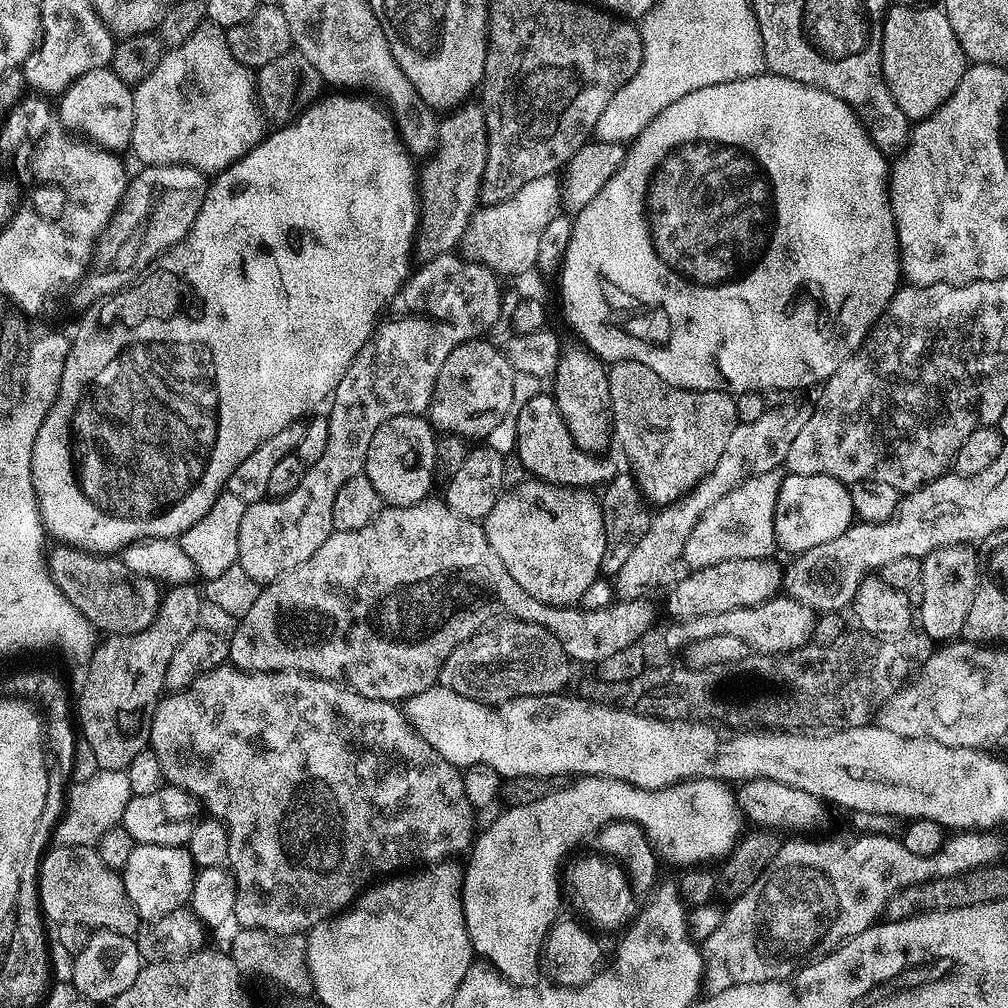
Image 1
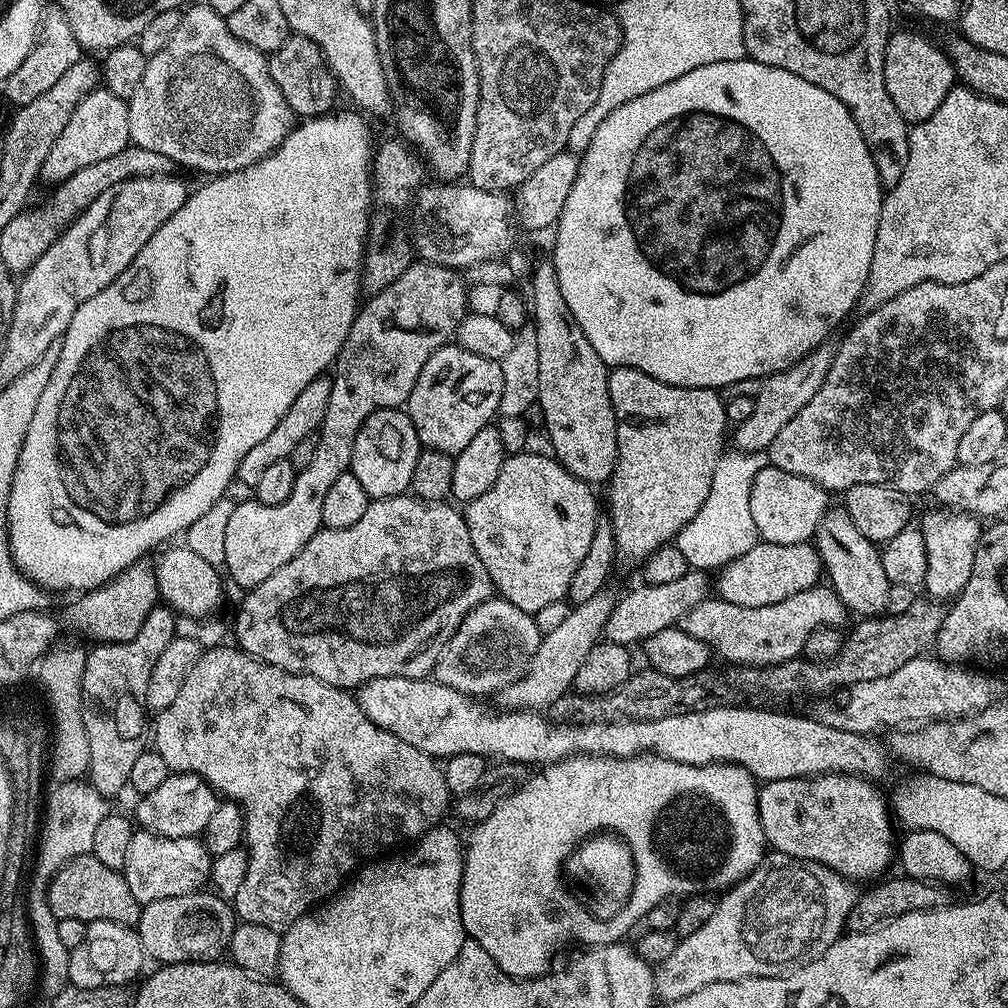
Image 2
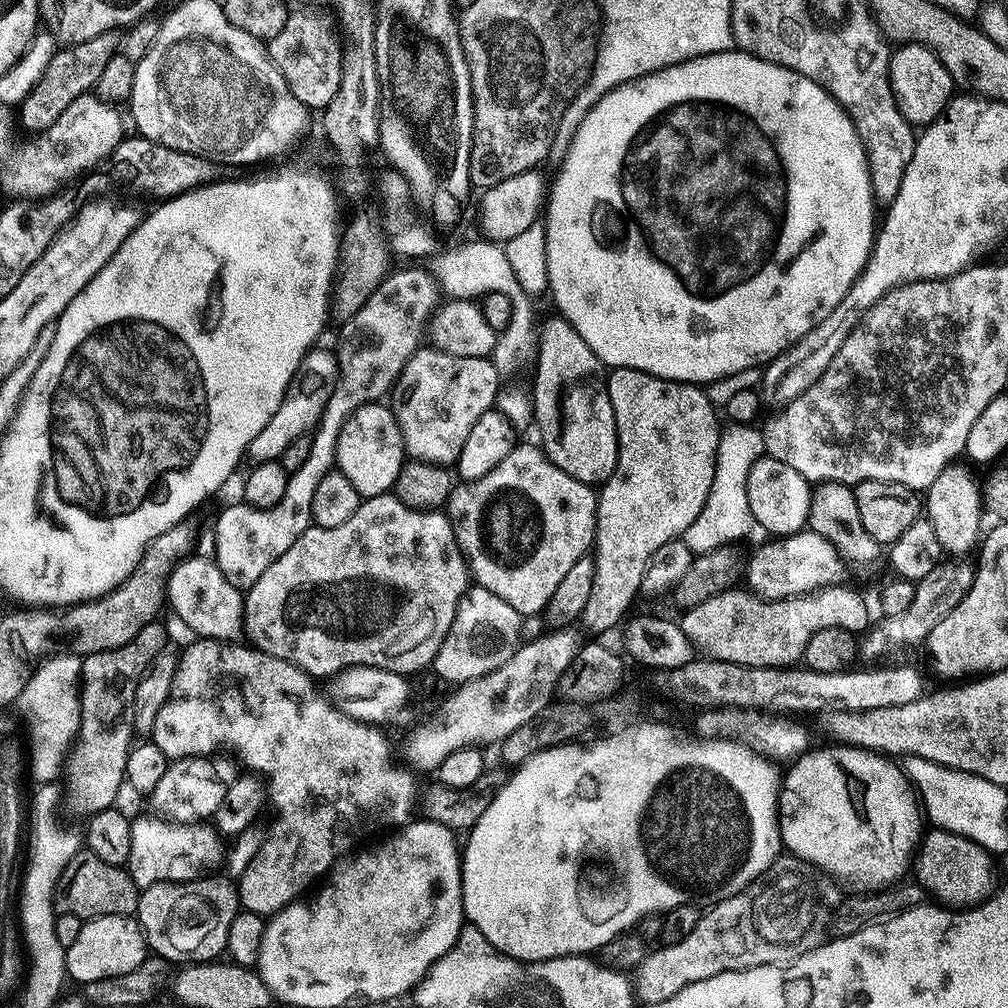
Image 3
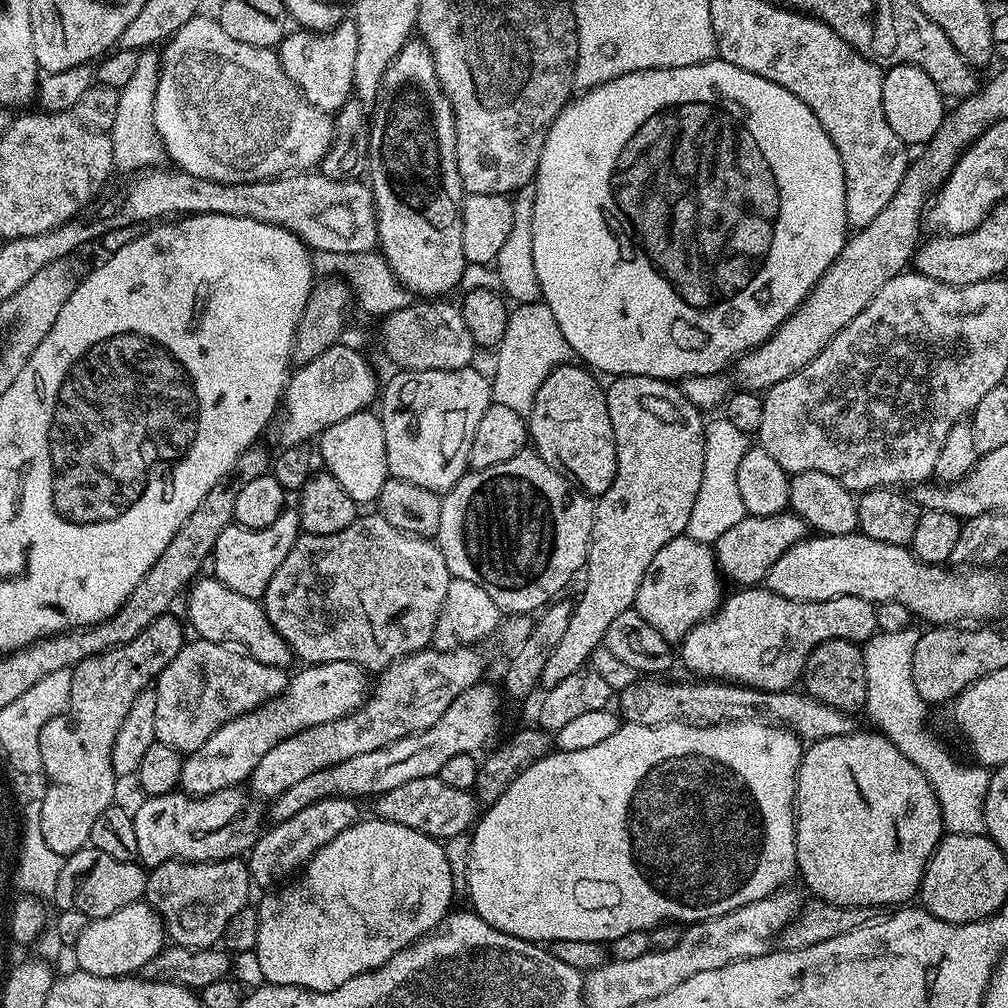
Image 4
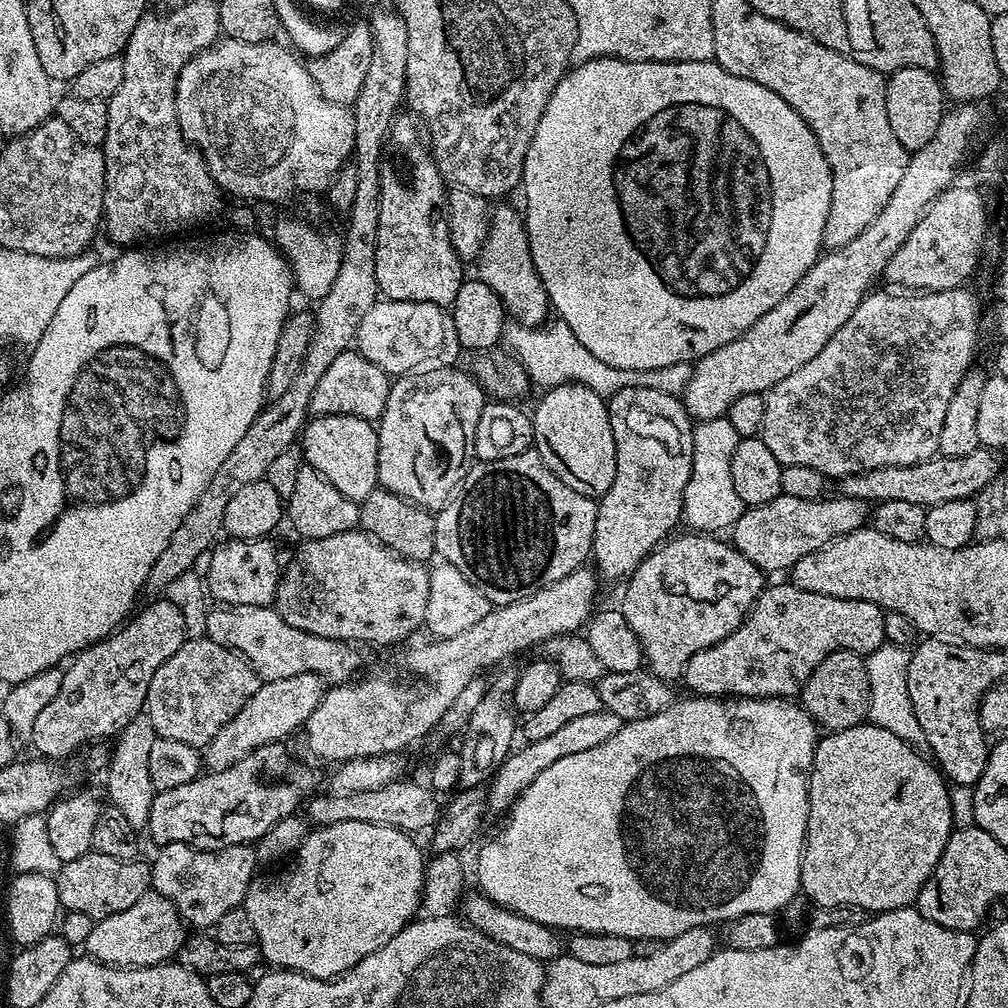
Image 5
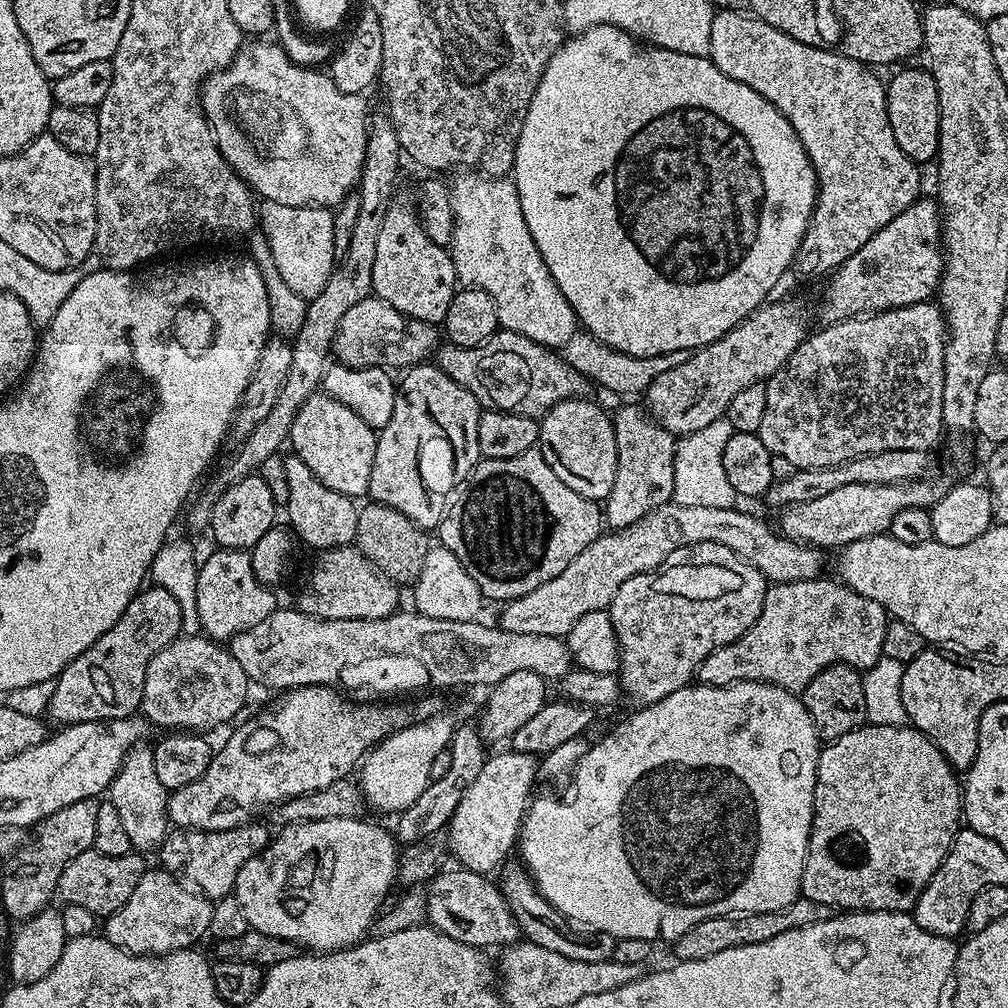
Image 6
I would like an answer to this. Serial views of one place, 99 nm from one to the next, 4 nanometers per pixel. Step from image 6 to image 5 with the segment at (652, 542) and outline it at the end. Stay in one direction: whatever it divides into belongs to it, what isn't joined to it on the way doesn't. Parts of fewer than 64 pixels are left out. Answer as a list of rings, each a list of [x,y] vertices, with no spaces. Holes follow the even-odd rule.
[[[575,568],[570,574],[566,574],[566,578],[558,578],[558,582],[534,594],[526,594],[526,598],[489,607],[486,618],[474,622],[470,630],[462,630],[462,634],[454,634],[445,640],[432,638],[429,639],[429,644],[408,648],[393,658],[389,668],[380,668],[365,680],[353,679],[351,682],[340,682],[329,687],[314,714],[310,714],[310,718],[304,723],[302,737],[304,736],[305,750],[320,760],[336,760],[335,762],[381,756],[387,752],[403,753],[404,748],[410,747],[415,740],[422,739],[432,727],[435,729],[439,725],[454,698],[458,698],[458,694],[462,694],[462,690],[466,690],[466,686],[470,686],[470,682],[481,675],[480,671],[487,664],[496,664],[522,648],[543,645],[545,640],[555,636],[579,633],[593,615],[592,603],[596,600],[597,573],[589,568]]]

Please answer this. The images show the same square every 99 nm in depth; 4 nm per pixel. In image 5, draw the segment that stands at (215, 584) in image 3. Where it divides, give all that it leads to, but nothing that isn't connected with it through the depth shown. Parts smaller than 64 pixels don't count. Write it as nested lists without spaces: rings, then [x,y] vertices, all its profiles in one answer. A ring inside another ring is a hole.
[[[240,605],[213,607],[206,615],[206,636],[207,639],[218,642],[241,656],[257,672],[261,681],[294,678],[294,674],[312,672],[328,682],[344,682],[353,675],[351,672],[360,664],[359,647],[342,640],[318,638],[318,634],[306,634],[306,630],[298,630],[298,626],[290,626],[290,622],[286,622],[282,614],[278,614],[272,606],[267,608]]]

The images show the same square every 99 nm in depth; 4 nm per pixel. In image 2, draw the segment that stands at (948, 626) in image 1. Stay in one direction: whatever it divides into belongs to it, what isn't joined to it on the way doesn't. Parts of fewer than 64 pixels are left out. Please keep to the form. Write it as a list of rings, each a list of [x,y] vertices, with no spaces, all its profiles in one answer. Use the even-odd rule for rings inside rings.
[[[936,510],[928,513],[918,524],[920,533],[926,538],[926,578],[922,588],[933,601],[948,602],[959,596],[970,582],[970,570],[974,566],[976,547],[980,545],[982,524],[977,517],[955,510]]]

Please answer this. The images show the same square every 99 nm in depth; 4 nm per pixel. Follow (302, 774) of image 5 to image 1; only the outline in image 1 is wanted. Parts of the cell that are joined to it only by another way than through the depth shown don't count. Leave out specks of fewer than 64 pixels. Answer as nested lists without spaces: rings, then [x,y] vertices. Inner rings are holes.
[[[137,844],[134,850],[130,850],[130,859],[126,862],[122,875],[126,894],[136,912],[145,921],[151,922],[159,916],[185,907],[191,901],[197,871],[187,847]]]

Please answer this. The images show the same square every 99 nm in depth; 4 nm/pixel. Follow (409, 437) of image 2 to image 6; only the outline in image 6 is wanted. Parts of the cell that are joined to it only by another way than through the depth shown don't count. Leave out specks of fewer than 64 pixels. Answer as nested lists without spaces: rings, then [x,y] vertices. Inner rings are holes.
[[[316,391],[306,402],[302,402],[302,410],[294,414],[294,426],[288,435],[291,451],[330,490],[338,490],[338,494],[362,497],[370,486],[370,470],[374,466],[374,450],[376,449],[377,433],[350,406],[342,406],[332,396]]]

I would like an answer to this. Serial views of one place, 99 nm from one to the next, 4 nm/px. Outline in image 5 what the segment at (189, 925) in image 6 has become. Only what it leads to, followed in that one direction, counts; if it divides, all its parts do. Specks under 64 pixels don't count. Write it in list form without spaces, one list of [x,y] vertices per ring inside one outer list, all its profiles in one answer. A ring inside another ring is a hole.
[[[149,890],[142,894],[142,898],[138,898],[138,902],[134,902],[134,906],[121,910],[118,914],[110,914],[110,918],[95,921],[90,930],[90,938],[86,938],[83,947],[88,951],[87,955],[99,964],[112,964],[115,968],[149,968],[171,961],[179,953],[185,939],[186,925],[180,919],[178,910],[165,896]]]

